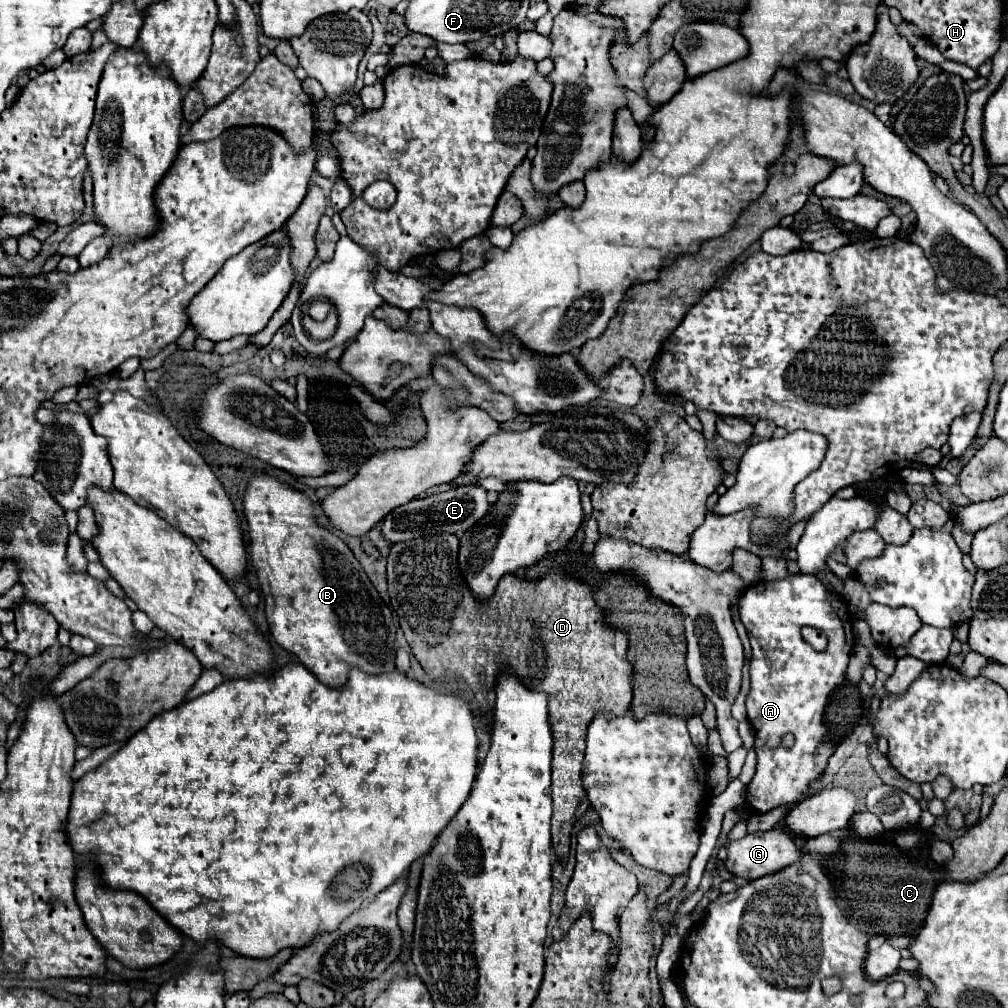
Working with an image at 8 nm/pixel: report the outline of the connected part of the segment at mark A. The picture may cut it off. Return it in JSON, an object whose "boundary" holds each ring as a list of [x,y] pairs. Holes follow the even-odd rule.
{"boundary":[[[787,576],[777,582],[759,582],[751,586],[739,598],[739,616],[743,626],[747,628],[751,640],[751,692],[747,696],[747,718],[755,730],[755,752],[757,752],[757,772],[747,786],[747,802],[757,812],[769,812],[781,804],[791,804],[807,792],[809,782],[821,776],[827,766],[829,756],[835,748],[825,740],[823,726],[823,710],[827,698],[835,686],[839,686],[845,678],[845,670],[851,658],[851,650],[855,646],[855,636],[851,628],[851,616],[847,610],[847,602],[833,594],[825,584],[815,580],[815,576]],[[803,626],[813,626],[825,632],[829,644],[823,652],[813,650],[801,636]],[[791,732],[795,736],[795,744],[785,748],[779,744],[781,736]]]}

